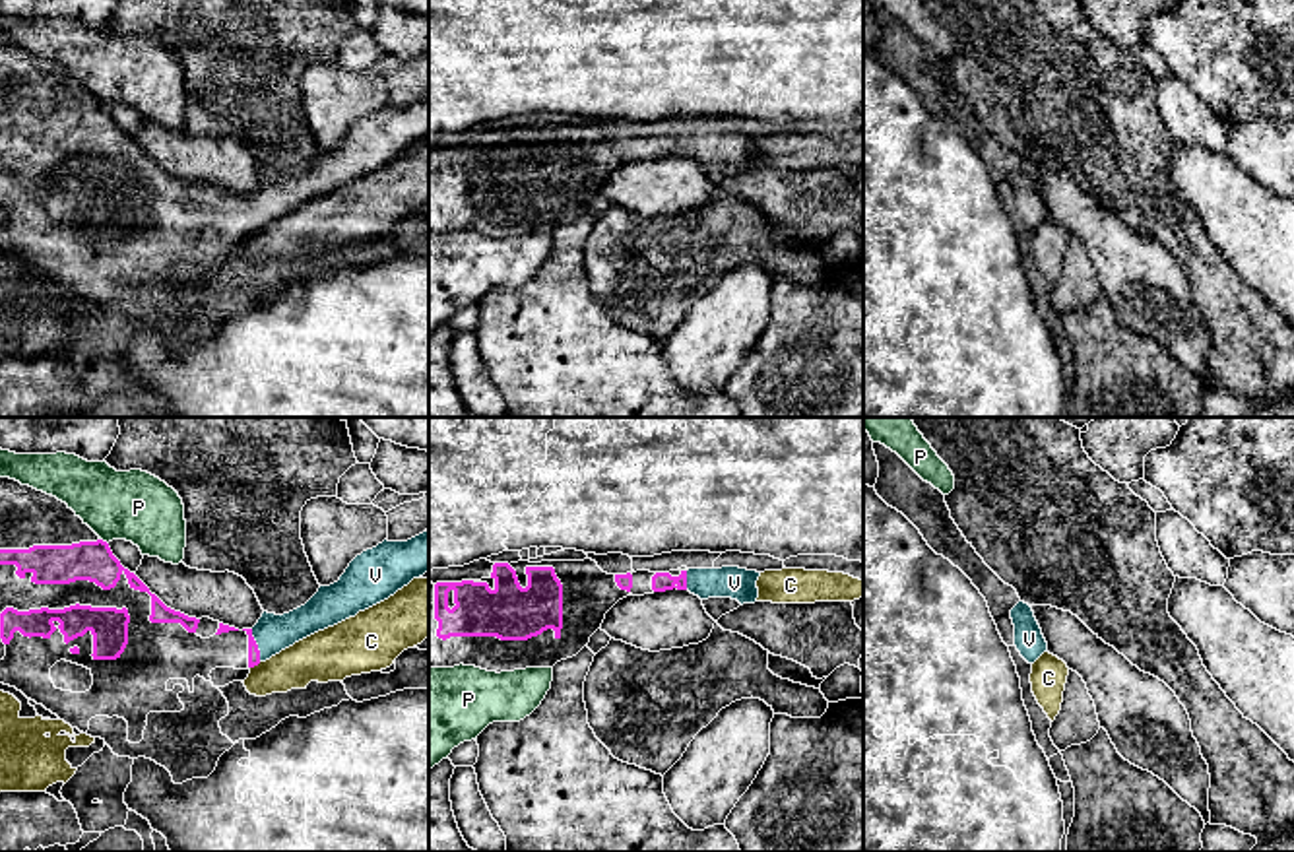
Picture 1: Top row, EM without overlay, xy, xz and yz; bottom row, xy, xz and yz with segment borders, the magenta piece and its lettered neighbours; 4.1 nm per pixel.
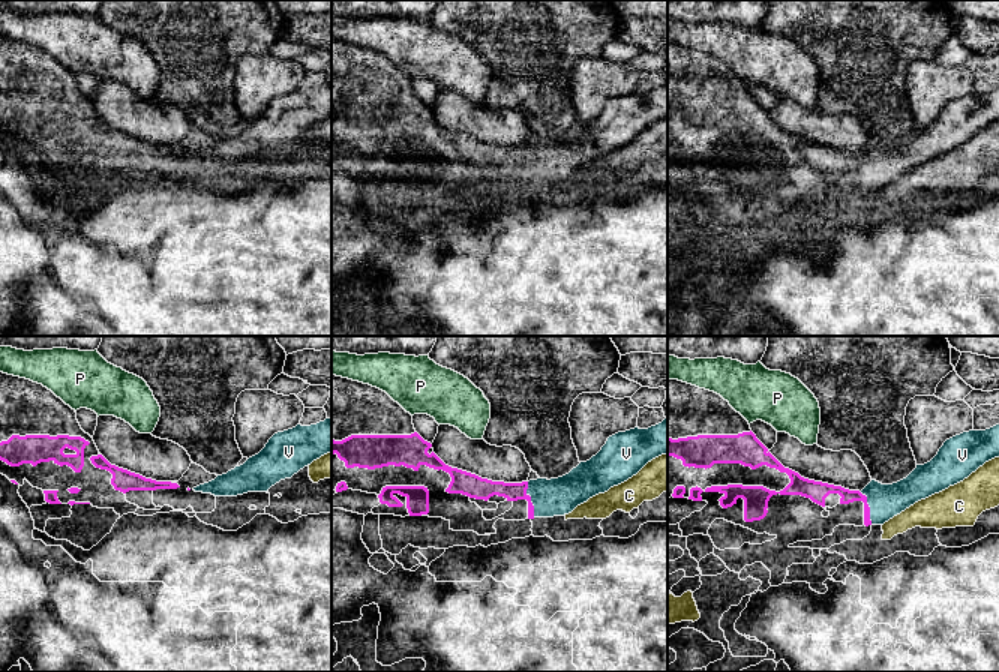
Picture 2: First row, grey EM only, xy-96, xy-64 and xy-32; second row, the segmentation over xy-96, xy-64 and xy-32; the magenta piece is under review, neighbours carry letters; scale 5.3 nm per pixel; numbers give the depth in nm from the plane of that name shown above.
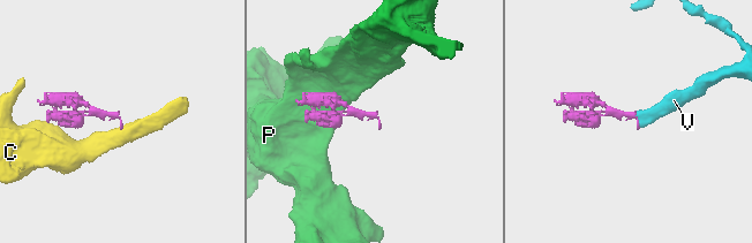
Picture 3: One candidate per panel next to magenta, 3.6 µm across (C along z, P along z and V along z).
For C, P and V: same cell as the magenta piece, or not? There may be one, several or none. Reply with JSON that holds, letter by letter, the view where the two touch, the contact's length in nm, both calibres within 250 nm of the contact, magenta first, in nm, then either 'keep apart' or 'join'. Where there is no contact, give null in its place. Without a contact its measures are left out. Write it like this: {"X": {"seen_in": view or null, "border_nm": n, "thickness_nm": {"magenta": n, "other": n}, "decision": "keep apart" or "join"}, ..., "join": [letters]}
{"C": {"seen_in": "xy", "border_nm": 50, "thickness_nm": {"magenta": 50, "other": 190}, "decision": "keep apart"}, "P": {"seen_in": "xy", "border_nm": 40, "thickness_nm": {"magenta": 170, "other": 300}, "decision": "keep apart"}, "V": {"seen_in": "xy", "border_nm": 140, "thickness_nm": {"magenta": 50, "other": 160}, "decision": "join"}, "join": ["V"]}

